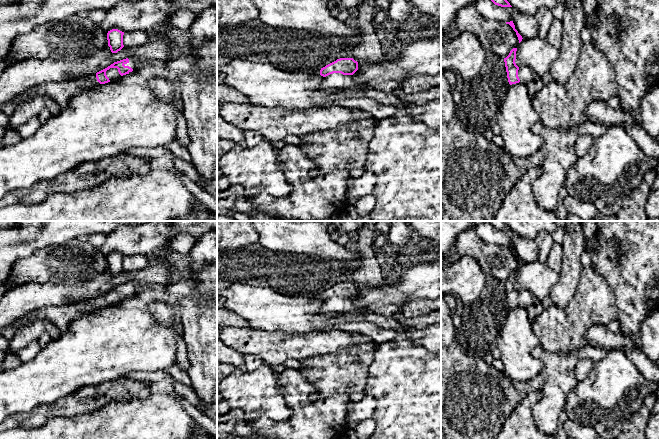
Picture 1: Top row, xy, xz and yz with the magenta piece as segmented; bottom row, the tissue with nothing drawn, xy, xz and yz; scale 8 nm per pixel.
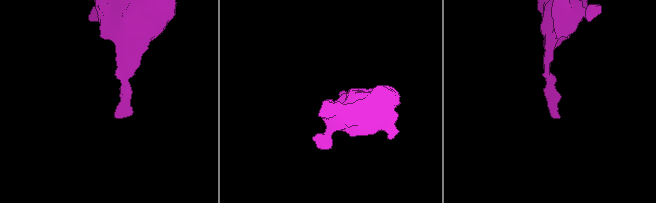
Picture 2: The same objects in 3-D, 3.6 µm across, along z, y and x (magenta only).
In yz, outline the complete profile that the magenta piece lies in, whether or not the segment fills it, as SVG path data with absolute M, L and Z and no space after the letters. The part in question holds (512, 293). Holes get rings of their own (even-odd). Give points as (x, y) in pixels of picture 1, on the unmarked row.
M513 272L504 282L507 302L510 309L524 307L529 313L529 319L534 321L544 310L542 301L536 298L528 290L518 291L515 287L517 272Z

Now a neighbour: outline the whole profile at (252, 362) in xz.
M252 354L245 355L244 361L244 370L247 372L255 371L264 364L264 361L261 358Z

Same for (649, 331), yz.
M654 309L643 319L638 333L644 354L654 363L659 360L659 309Z

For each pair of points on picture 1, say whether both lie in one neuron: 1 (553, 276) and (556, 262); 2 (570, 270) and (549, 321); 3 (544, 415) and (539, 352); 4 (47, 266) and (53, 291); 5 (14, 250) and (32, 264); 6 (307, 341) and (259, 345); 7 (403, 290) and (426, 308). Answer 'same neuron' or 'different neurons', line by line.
1: different neurons
2: different neurons
3: same neuron
4: different neurons
5: different neurons
6: same neuron
7: different neurons

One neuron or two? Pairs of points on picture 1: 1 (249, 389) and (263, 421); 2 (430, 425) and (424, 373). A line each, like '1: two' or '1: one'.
1: two
2: one

